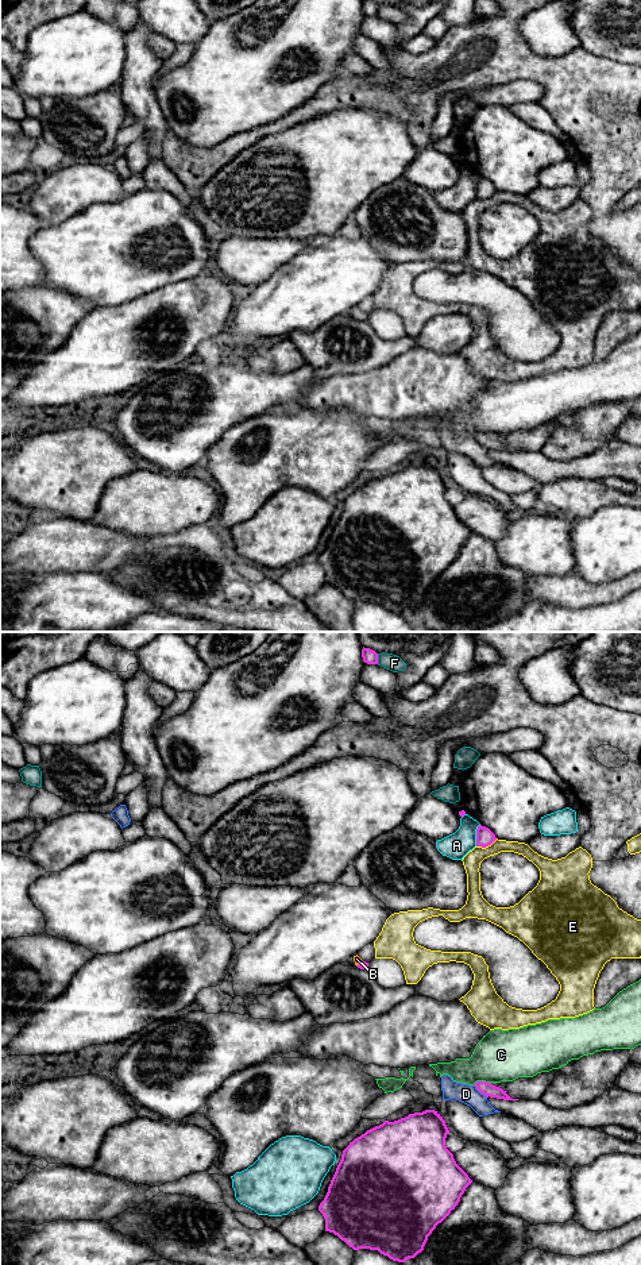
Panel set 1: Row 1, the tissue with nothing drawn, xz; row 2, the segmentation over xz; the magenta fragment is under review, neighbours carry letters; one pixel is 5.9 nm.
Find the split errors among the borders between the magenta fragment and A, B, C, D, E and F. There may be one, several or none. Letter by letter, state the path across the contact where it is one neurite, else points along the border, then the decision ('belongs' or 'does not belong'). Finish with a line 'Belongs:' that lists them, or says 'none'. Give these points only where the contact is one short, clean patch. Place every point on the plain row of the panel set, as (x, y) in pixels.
A: does not belong
B: across xz (363, 317), (360, 315), (356, 311) | belongs
C: does not belong
D: does not belong
E: does not belong
F: does not belong
Belongs: B

